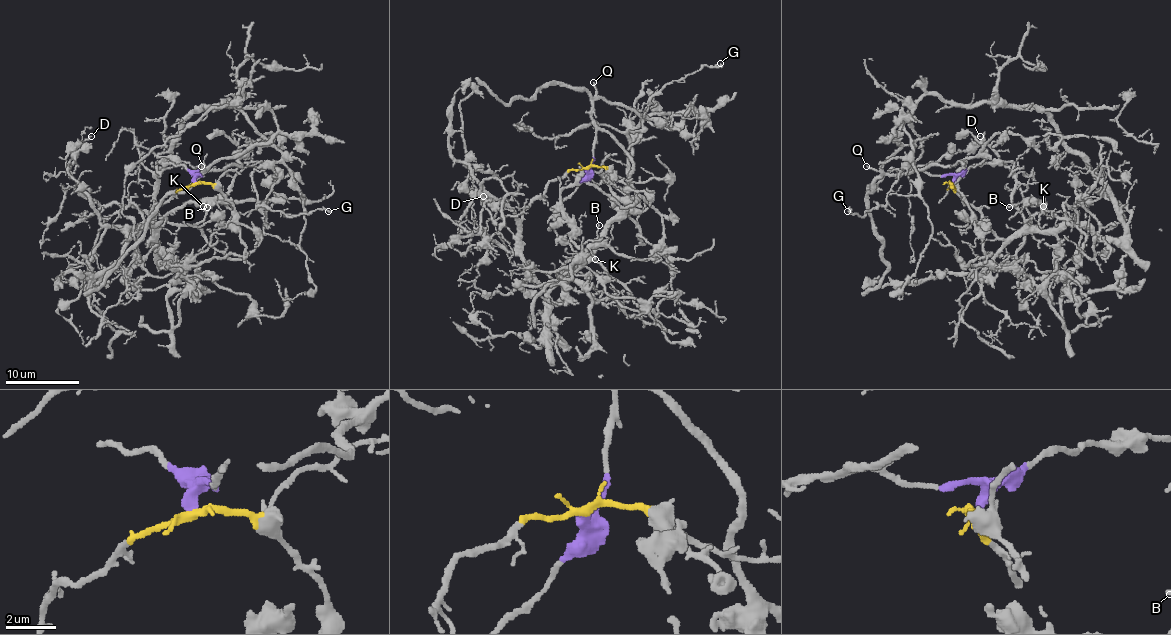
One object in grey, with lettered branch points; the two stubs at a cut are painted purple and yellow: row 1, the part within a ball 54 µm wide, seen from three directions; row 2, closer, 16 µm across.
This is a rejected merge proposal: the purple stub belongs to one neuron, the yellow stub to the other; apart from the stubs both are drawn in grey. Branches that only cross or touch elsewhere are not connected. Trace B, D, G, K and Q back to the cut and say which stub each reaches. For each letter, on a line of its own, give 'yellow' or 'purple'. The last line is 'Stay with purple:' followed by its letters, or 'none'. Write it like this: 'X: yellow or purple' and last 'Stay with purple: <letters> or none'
B: yellow
D: yellow
G: yellow
K: yellow
Q: purple
Stay with purple: Q

